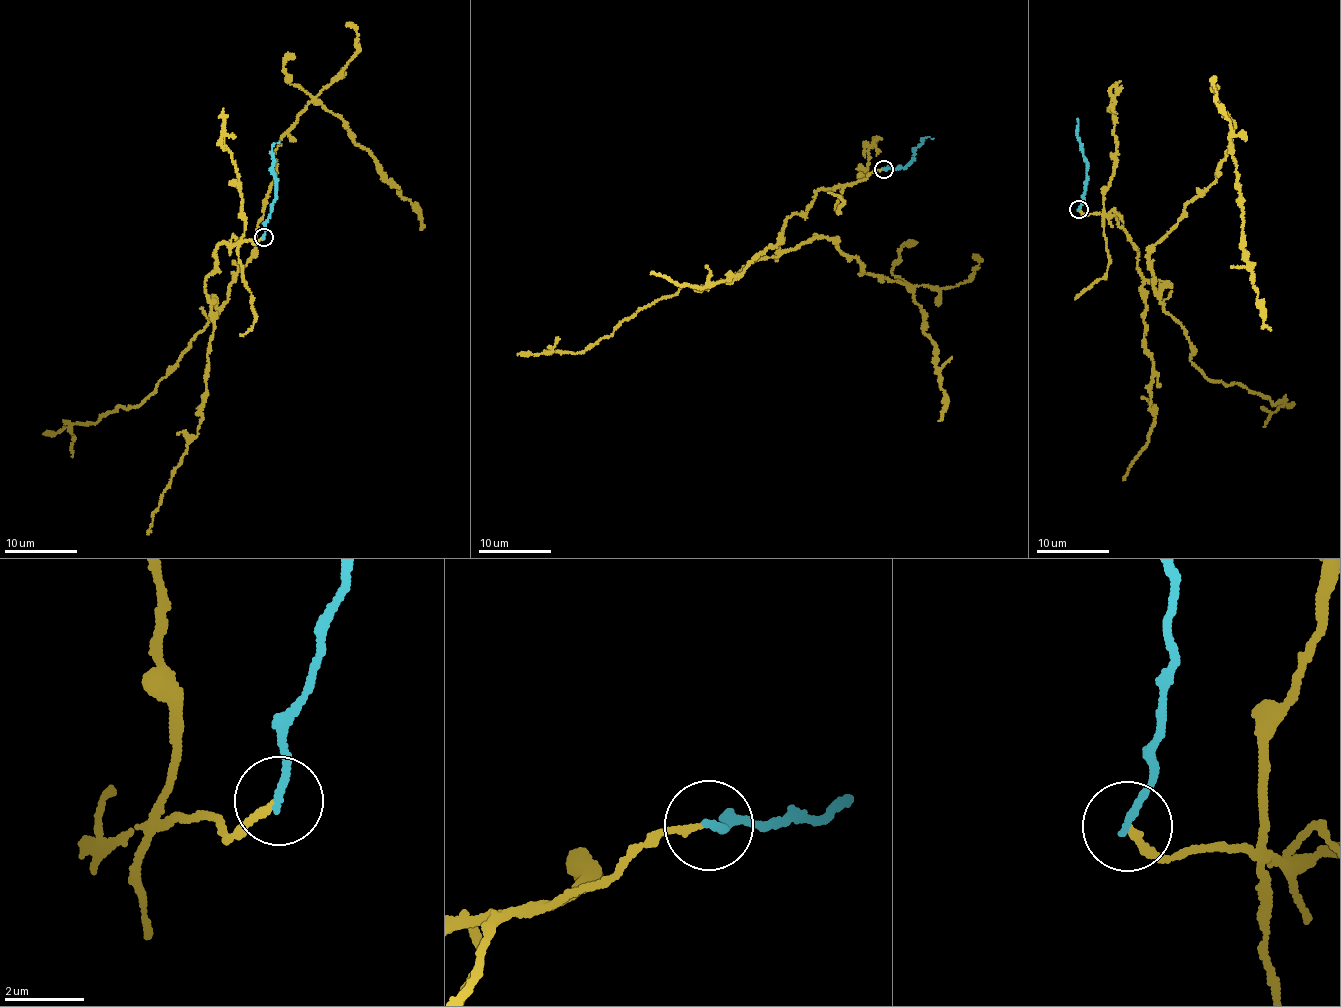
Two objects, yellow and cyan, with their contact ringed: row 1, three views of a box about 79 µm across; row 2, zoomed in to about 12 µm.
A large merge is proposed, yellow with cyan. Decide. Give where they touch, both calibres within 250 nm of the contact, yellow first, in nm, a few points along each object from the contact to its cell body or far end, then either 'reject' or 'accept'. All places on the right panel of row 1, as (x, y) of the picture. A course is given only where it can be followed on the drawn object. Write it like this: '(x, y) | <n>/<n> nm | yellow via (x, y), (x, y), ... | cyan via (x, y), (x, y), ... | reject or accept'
(1078, 209) | 160/180 nm | yellow via (1079, 209), (1117, 216), (1158, 293), (1151, 247), (1215, 180), (1230, 147), (1245, 256), (1271, 330) | cyan via (1079, 209), (1086, 179), (1086, 159), (1077, 137), (1077, 119) | reject

